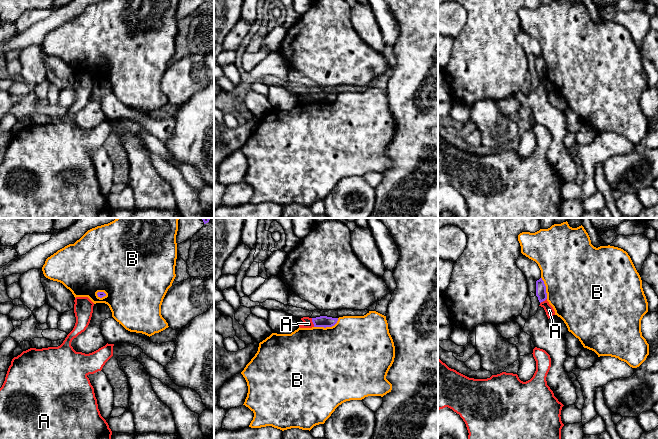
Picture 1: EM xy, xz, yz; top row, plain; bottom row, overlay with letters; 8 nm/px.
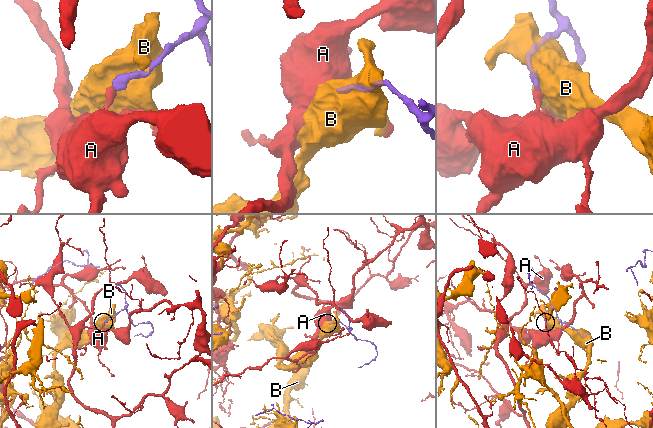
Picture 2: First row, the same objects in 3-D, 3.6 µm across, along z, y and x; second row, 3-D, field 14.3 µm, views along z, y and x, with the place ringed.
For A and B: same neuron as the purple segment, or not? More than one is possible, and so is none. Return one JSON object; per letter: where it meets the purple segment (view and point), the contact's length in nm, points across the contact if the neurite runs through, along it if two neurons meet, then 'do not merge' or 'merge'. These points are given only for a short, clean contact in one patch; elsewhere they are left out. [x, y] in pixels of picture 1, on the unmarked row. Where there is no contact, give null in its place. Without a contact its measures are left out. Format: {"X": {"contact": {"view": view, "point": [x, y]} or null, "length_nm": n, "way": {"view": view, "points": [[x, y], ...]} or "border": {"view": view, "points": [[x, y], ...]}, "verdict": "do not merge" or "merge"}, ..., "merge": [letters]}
{"A": {"contact": {"view": "xz", "point": [312, 97]}, "length_nm": 80, "verdict": "do not merge"}, "B": {"contact": {"view": "xz", "point": [327, 102]}, "length_nm": 220, "verdict": "do not merge"}, "merge": []}

